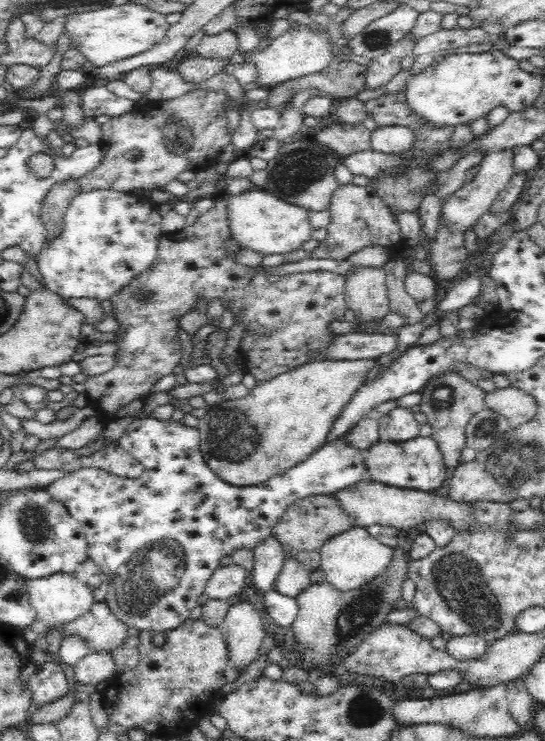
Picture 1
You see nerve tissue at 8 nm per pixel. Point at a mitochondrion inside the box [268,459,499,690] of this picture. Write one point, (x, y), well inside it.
(354, 618)

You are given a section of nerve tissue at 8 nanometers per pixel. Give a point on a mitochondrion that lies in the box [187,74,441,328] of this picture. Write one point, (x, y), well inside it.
(296, 172)

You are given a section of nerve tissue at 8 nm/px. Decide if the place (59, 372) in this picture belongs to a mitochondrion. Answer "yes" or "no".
no

